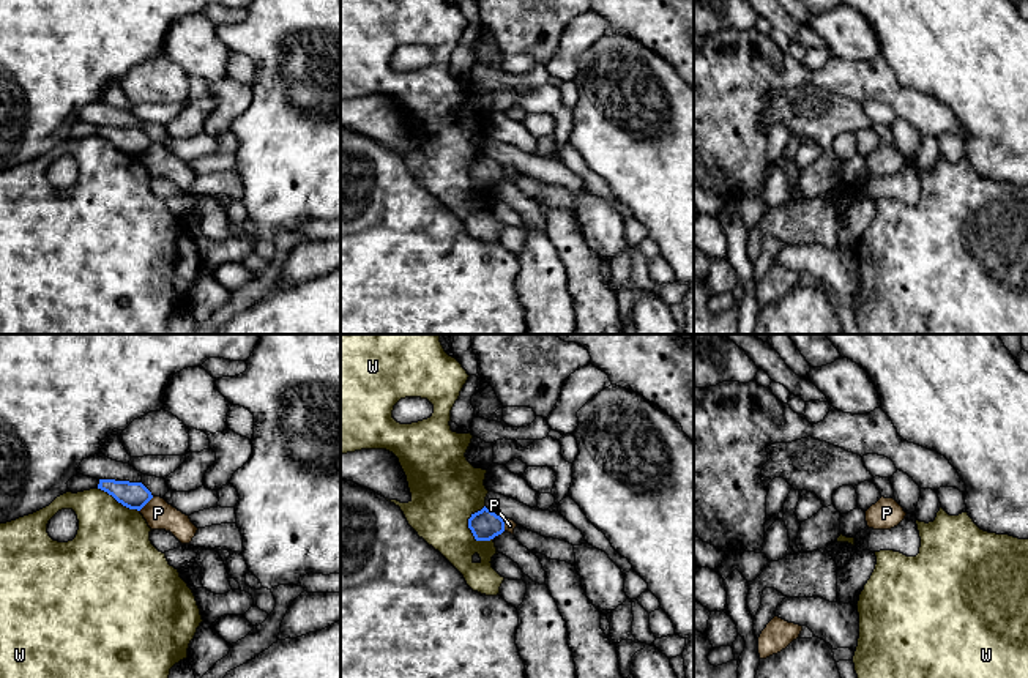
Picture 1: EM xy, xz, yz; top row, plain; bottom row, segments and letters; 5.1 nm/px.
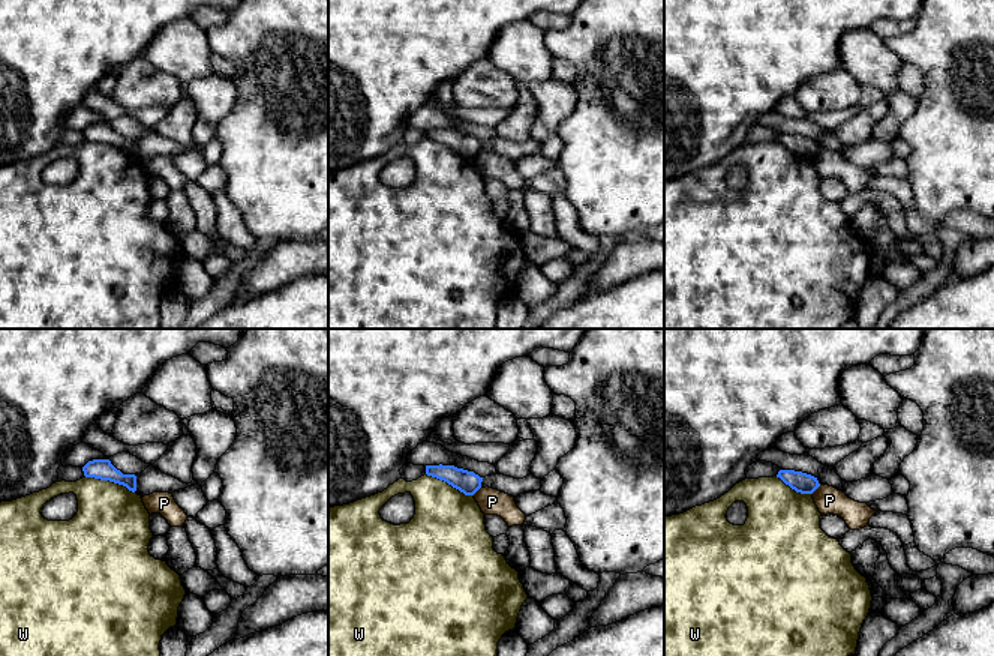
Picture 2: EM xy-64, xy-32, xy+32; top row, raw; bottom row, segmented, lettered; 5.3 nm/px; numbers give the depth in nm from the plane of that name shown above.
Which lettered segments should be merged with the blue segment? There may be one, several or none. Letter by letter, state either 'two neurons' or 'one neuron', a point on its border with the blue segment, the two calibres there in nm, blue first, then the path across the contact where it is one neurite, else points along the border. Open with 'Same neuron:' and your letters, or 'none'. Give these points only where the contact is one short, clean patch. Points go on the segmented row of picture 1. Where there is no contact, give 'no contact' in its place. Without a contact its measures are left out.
Same neuron: none
P: two neurons; contact xy (145, 503); calibres 140 and 150 nm; border xy (153, 497), (139, 510)
W: two neurons; contact xz (469, 522); calibres 150 and 360 nm; border xz (484, 505), (469, 519), (469, 528), (476, 541)

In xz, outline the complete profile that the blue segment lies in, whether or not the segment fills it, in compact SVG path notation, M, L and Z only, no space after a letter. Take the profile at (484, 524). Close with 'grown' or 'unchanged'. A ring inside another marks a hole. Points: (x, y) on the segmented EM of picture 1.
M486 506L471 514L468 528L476 541L490 541L505 531L505 520Z; unchanged

